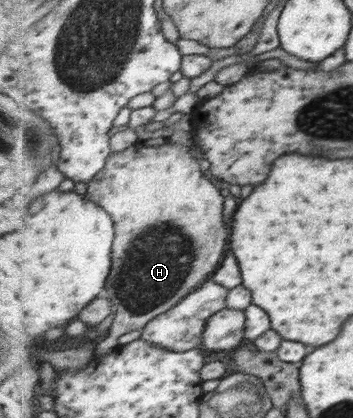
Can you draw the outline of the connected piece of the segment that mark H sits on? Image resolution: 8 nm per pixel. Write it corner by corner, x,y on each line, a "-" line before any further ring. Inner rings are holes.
166,141
164,144
156,146
142,146
142,143
134,143
131,147
122,150
120,152
113,152
113,155
107,159
107,167
96,175
93,181
88,183
88,190
86,198
98,203
101,207
105,208
113,218
113,221
117,223
117,243
113,245
113,275
109,275
109,299
113,301
115,309
115,318
112,325
109,328
109,334
106,338
100,340
101,343
97,345
95,342
95,348
97,351
94,355
97,357
105,357
107,353
111,353
113,349
117,348
117,339
129,331
143,330
152,319
155,319
158,315
164,314
169,309
177,306
177,303
187,297
190,293
193,293
203,282
210,279
211,275
215,273
219,267
219,263
223,261
225,257
225,249
227,249
227,239
229,239
229,231
223,223
223,203
225,203
225,197
223,193
213,185
213,181
205,179
205,173
201,169
201,163
199,159
195,159
189,151
187,145
174,144
170,141

